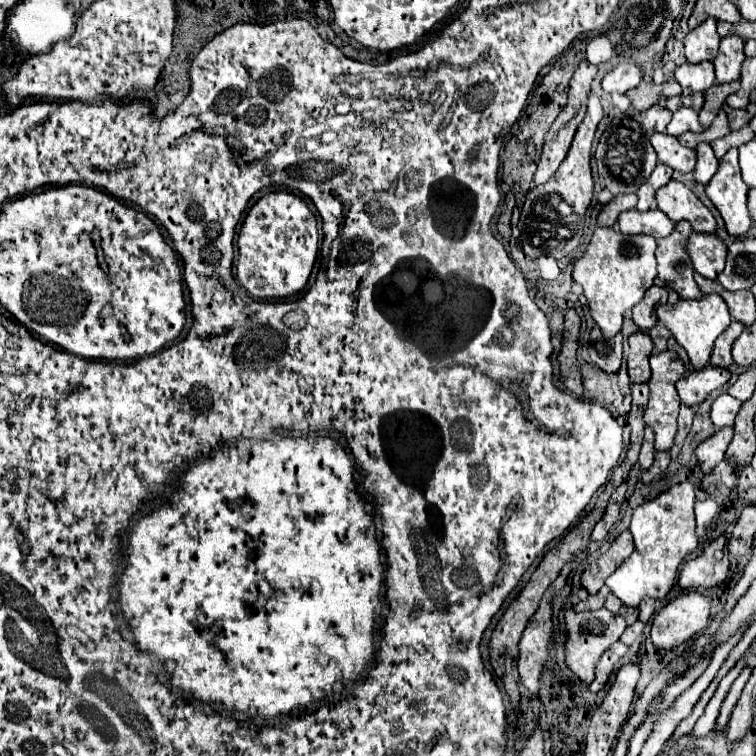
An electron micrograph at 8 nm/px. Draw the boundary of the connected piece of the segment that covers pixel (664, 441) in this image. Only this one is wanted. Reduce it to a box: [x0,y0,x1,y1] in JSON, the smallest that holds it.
[643,350,685,450]

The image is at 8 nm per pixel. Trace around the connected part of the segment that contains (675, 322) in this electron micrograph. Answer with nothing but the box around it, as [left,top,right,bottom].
[657,294,731,370]

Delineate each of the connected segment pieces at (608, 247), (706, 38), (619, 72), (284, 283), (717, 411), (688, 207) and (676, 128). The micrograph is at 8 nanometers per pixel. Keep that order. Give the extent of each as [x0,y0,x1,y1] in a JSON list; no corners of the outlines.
[[573,226,657,336],[685,18,719,62],[603,64,641,94],[237,192,319,300],[711,394,741,428],[657,180,715,234],[667,108,703,136]]

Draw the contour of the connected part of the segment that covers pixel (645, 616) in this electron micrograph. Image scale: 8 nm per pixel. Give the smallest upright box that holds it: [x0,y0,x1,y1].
[639,600,657,622]

